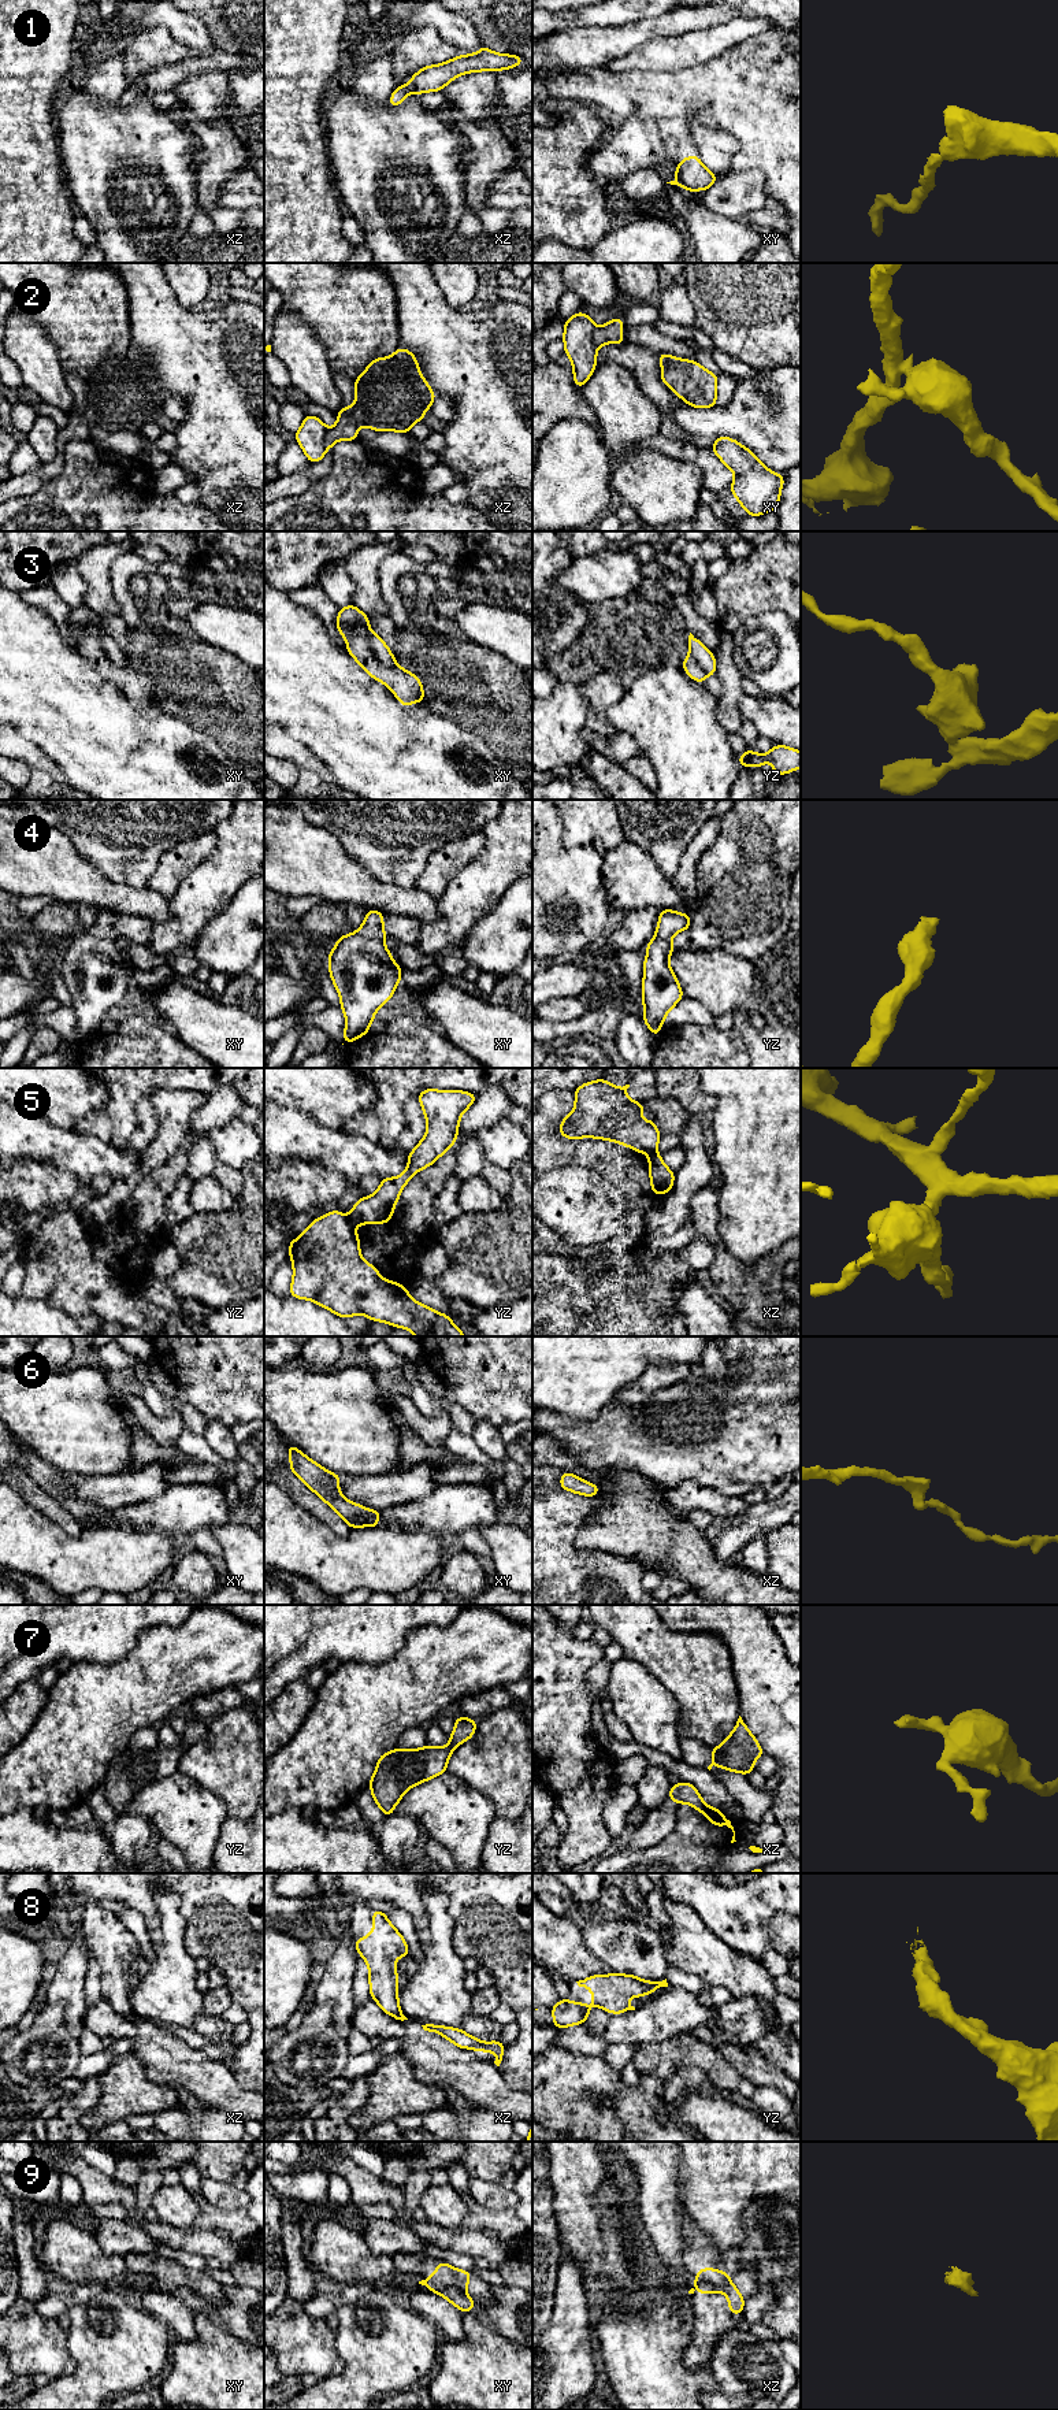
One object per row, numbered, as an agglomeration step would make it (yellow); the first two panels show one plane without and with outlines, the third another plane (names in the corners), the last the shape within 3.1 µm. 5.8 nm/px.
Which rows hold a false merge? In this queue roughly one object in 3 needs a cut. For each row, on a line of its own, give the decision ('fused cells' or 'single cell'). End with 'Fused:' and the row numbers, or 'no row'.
1: fused cells
2: fused cells
3: fused cells
4: single cell
5: fused cells
6: single cell
7: single cell
8: single cell
9: fused cells
Fused: 1, 2, 3, 5, 9

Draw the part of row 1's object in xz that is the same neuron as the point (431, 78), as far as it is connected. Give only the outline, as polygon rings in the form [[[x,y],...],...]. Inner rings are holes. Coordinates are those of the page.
[[[480,47],[478,53],[457,56],[441,64],[426,66],[412,75],[409,85],[416,94],[442,90],[456,77],[476,71],[500,71],[523,64],[517,55],[495,53]]]

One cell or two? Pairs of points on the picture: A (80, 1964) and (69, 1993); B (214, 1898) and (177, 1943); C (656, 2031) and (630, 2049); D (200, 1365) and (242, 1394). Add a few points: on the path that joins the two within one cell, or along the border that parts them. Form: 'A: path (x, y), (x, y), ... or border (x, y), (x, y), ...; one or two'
A: path (73, 1971), (69, 1977), (69, 1986); one
B: border (181, 1899), (186, 1921), (188, 1950), (193, 1958); two
C: border (611, 2042), (633, 2042), (635, 2045); two
D: path (211, 1368), (221, 1372), (231, 1383); one

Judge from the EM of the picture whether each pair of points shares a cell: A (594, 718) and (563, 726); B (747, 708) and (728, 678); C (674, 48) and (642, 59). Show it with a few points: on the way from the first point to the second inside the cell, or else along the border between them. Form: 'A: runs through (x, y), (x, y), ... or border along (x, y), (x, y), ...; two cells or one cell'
A: border along (579, 689), (587, 701), (587, 725); two cells
B: border along (742, 693), (738, 709), (743, 718); two cells
C: runs through (665, 55), (650, 56); one cell

